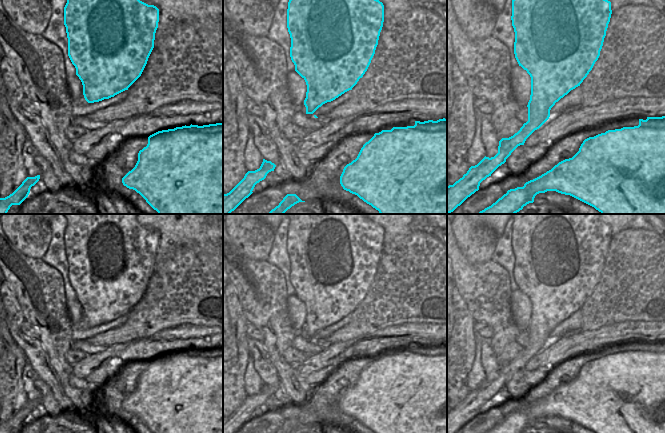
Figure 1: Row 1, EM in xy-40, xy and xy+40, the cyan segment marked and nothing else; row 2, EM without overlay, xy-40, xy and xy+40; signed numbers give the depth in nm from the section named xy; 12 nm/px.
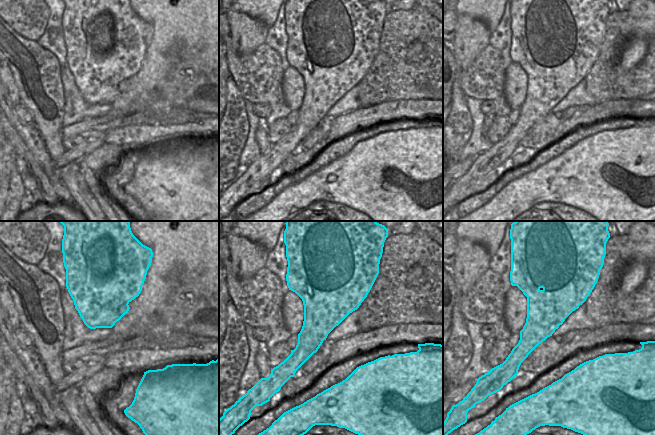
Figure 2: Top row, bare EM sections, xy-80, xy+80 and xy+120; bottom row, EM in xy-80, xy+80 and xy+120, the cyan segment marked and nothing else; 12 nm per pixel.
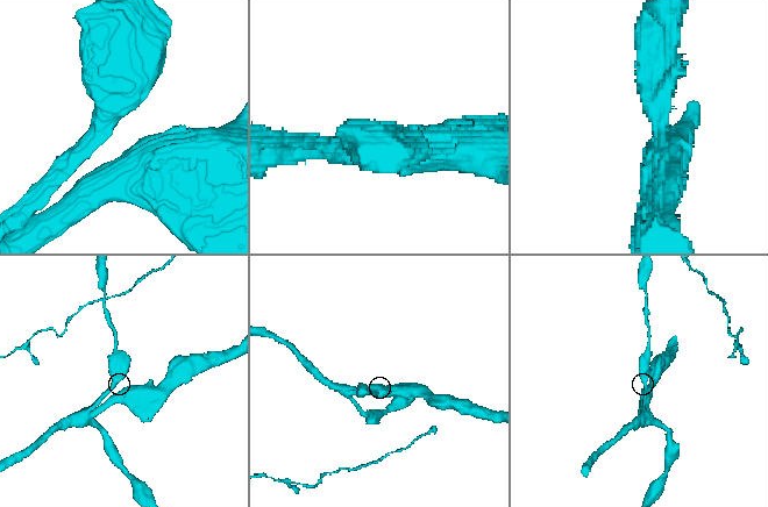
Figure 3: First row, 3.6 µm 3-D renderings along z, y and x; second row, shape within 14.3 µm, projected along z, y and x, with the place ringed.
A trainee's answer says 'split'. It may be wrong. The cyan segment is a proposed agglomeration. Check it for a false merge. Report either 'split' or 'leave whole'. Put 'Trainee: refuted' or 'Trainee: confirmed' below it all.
split
Trainee: confirmed

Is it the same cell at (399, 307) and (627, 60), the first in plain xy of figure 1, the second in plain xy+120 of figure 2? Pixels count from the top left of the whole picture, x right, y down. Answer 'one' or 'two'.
two

